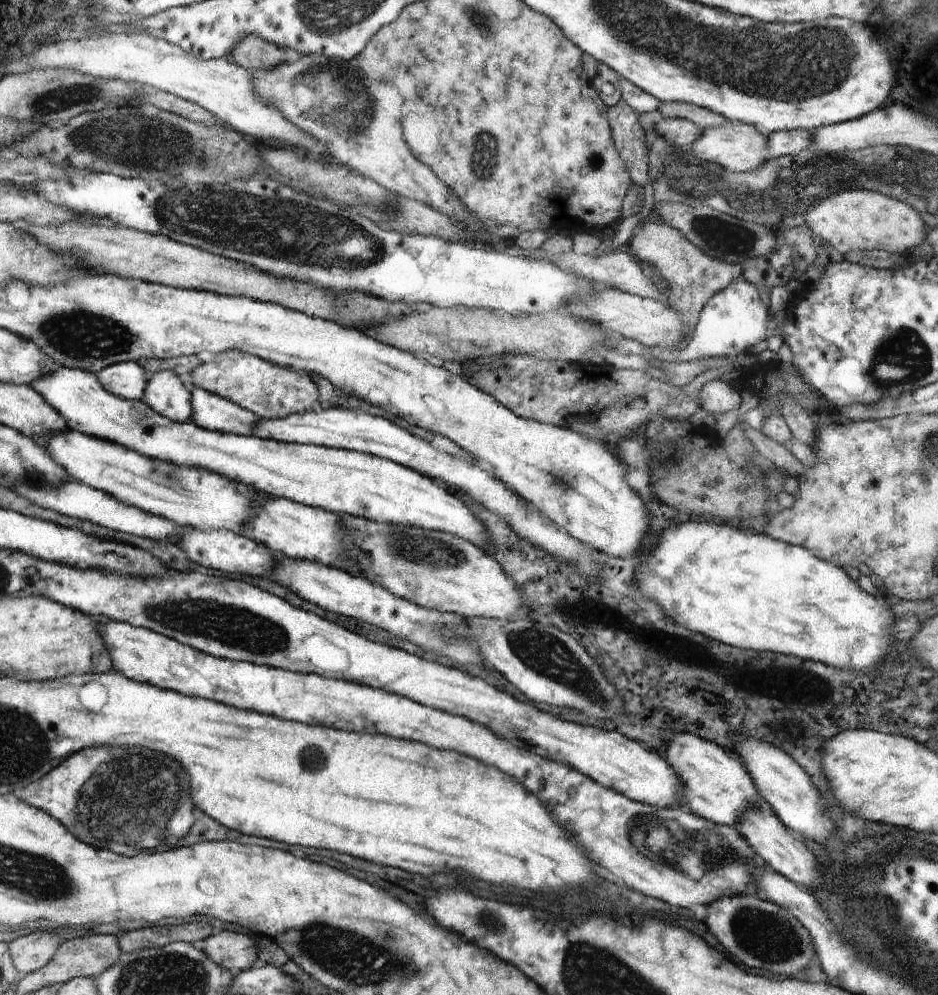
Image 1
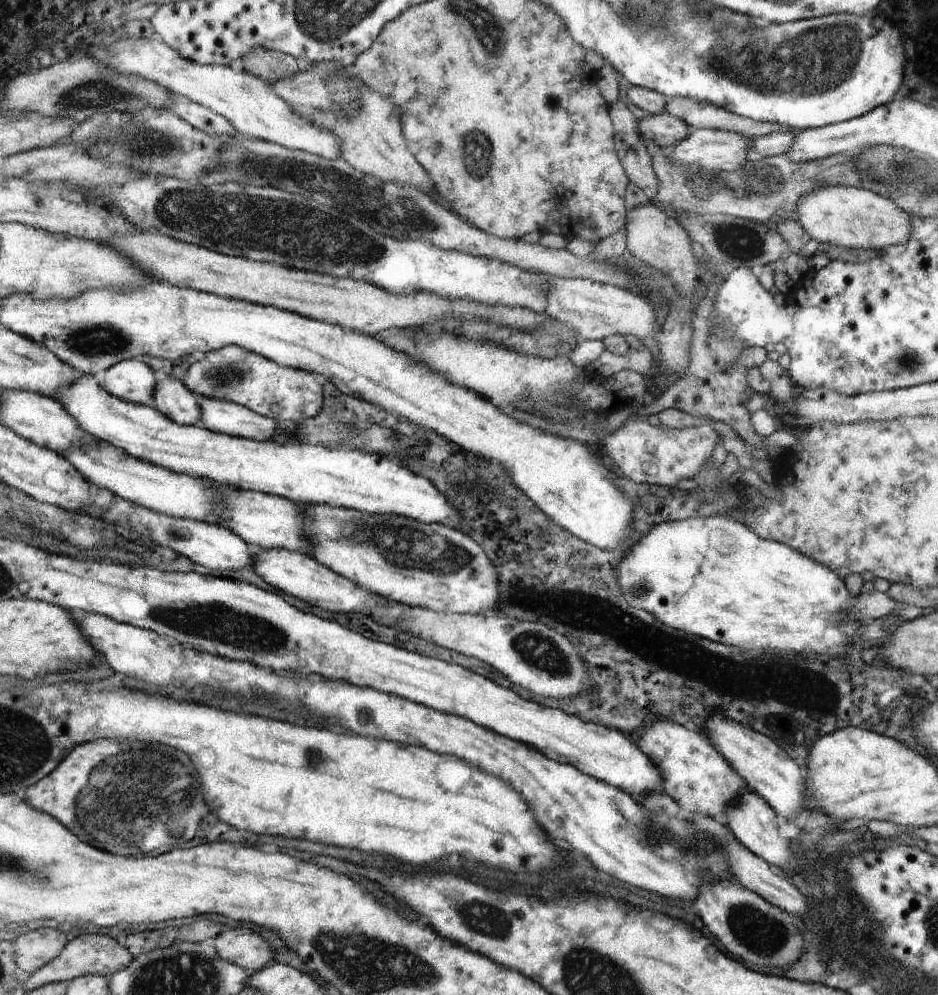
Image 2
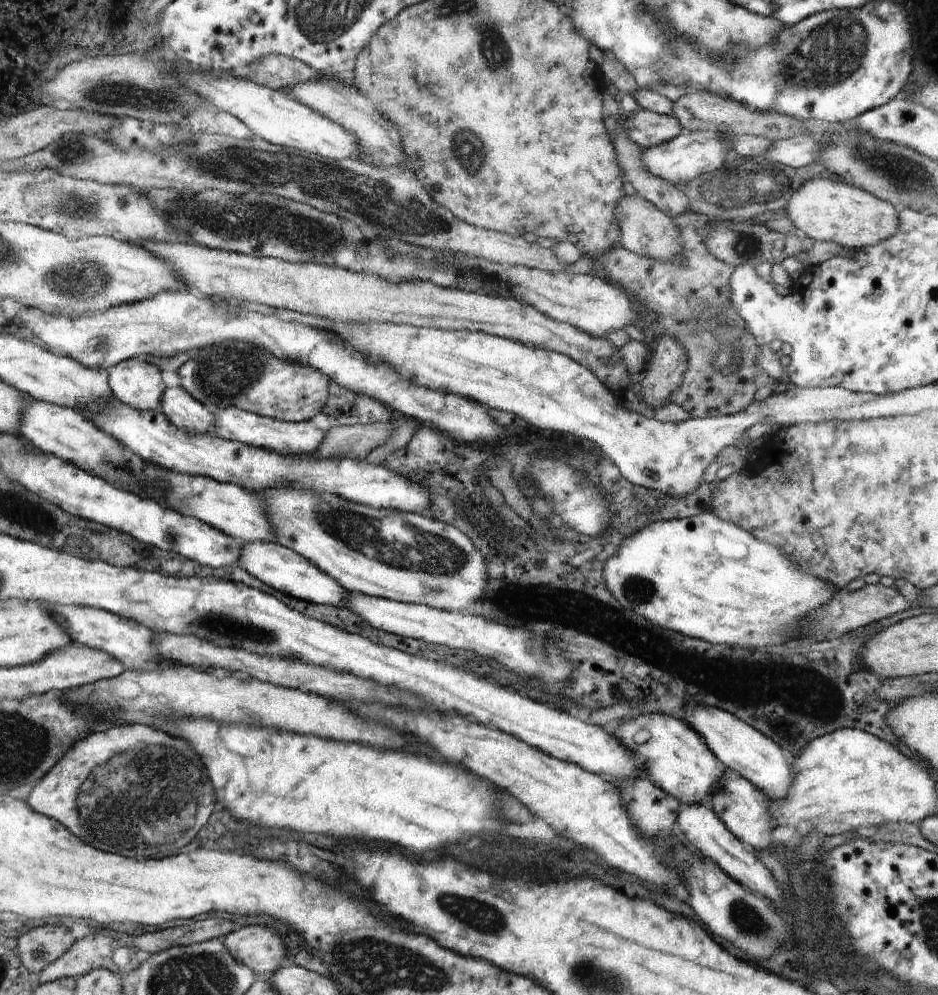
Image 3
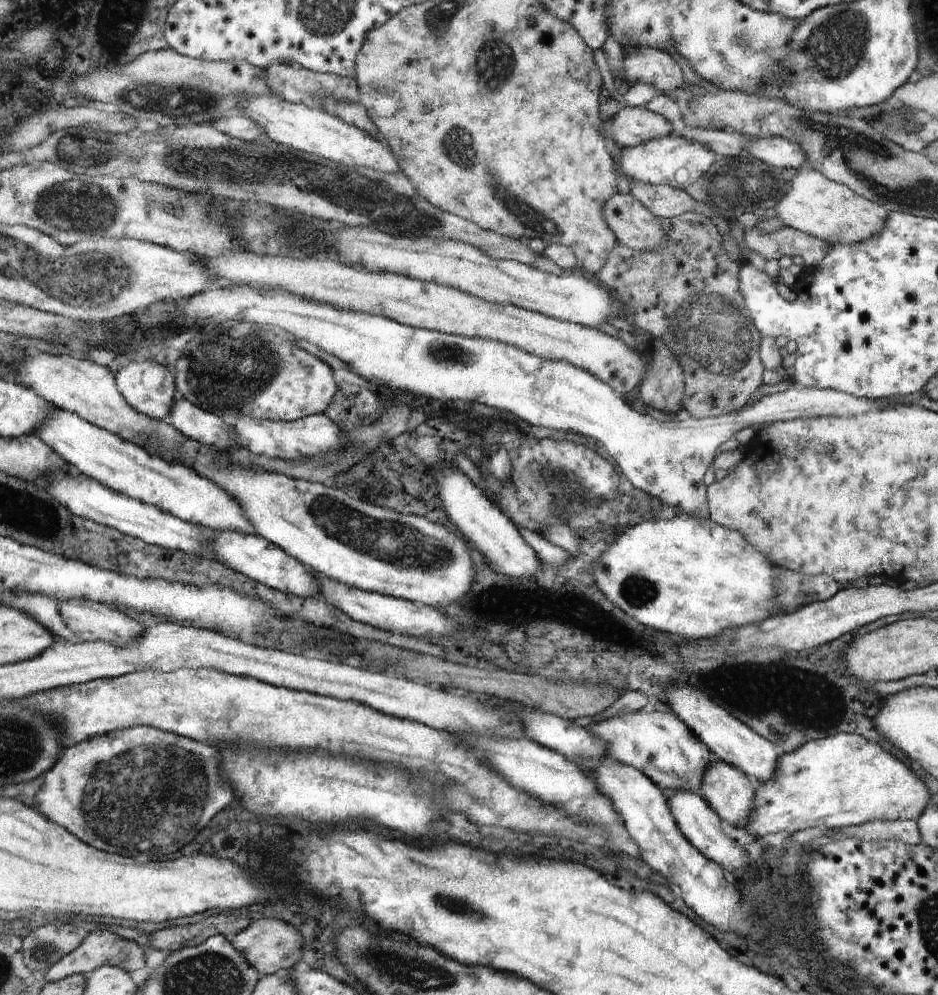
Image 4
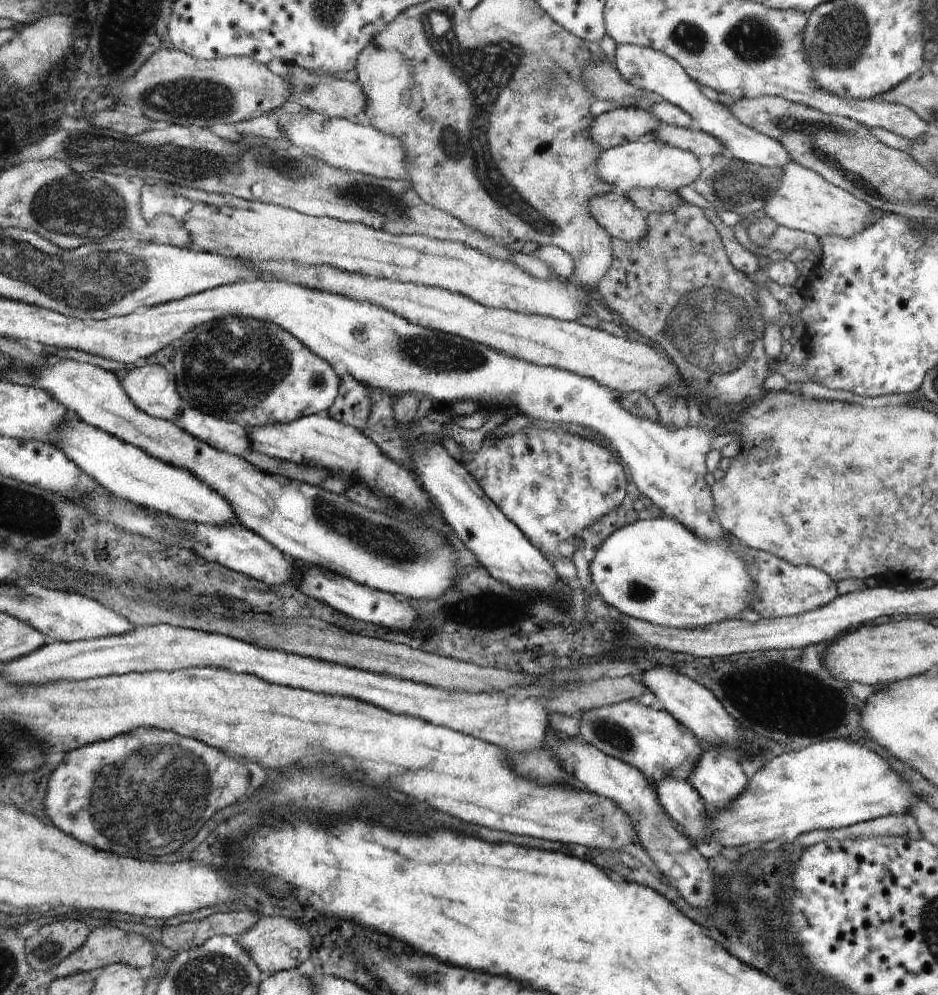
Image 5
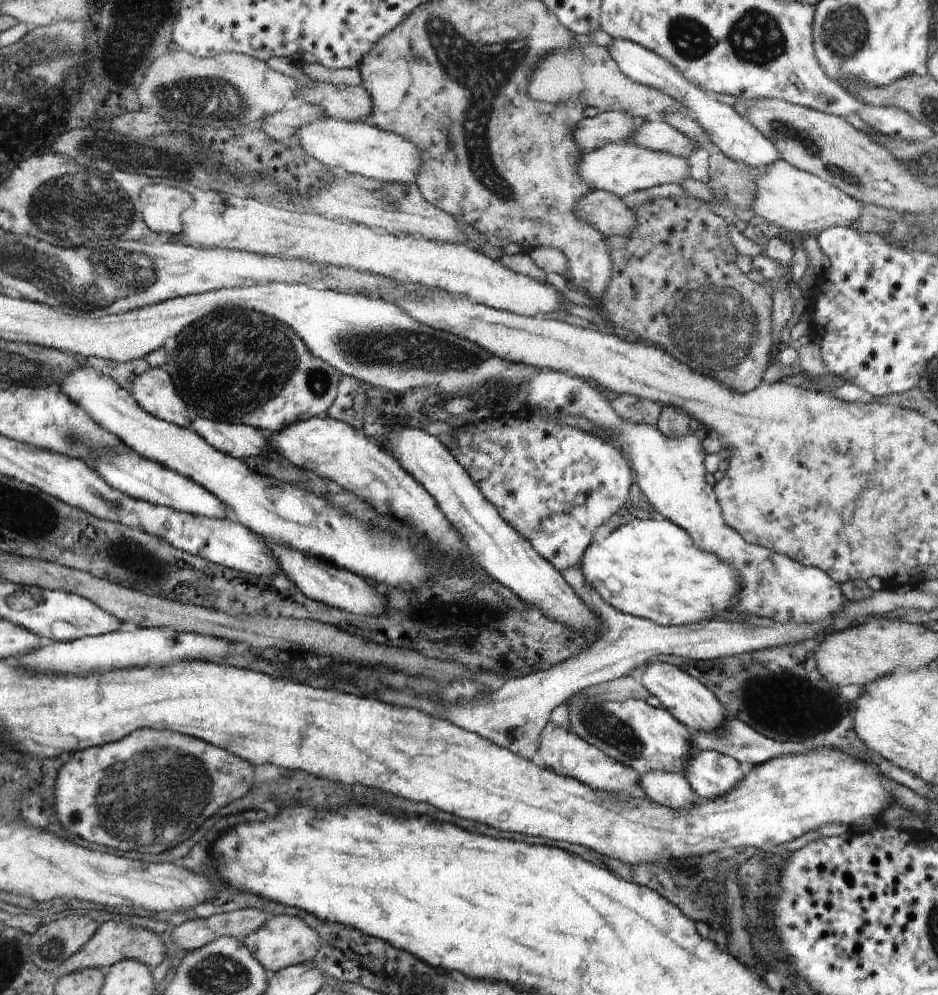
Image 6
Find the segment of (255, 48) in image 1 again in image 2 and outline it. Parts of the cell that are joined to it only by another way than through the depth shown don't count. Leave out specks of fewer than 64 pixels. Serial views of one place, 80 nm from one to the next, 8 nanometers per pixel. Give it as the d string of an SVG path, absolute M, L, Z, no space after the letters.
M266 48L250 50L241 60L244 71L265 80L267 83L276 82L286 76L292 76L292 74L298 74L298 72L312 68L310 62L304 58L298 62L294 56L280 51L266 50Z

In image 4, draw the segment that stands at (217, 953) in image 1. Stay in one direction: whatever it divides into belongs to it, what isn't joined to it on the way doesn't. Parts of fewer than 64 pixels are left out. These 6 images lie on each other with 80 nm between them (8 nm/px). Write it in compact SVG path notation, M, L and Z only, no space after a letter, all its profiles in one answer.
M258 918L251 920L250 924L232 936L229 940L245 959L250 967L256 968L261 976L274 975L278 970L290 971L294 964L302 958L302 936L294 926L280 922L280 920L270 920L270 918Z

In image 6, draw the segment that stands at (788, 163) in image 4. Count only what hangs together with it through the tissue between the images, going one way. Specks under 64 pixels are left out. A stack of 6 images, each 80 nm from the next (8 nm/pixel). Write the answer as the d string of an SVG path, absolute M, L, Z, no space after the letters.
M614 39L608 50L628 78L644 86L661 90L684 106L684 110L693 116L706 131L713 148L722 151L729 159L761 170L780 159L777 147L745 117L741 117L734 107L713 99L706 91L688 82L683 74L680 74L669 61L663 59L658 53L624 39Z

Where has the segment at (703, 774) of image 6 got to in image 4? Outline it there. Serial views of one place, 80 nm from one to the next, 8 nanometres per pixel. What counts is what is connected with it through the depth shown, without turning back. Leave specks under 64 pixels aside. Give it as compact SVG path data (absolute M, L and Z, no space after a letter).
M713 758L713 764L706 773L705 784L699 789L699 794L703 800L710 806L711 810L716 812L720 820L728 822L734 828L746 830L746 824L754 812L754 798L756 798L756 790L760 786L759 782L750 782L750 778L738 770L732 764L726 764L716 758Z

